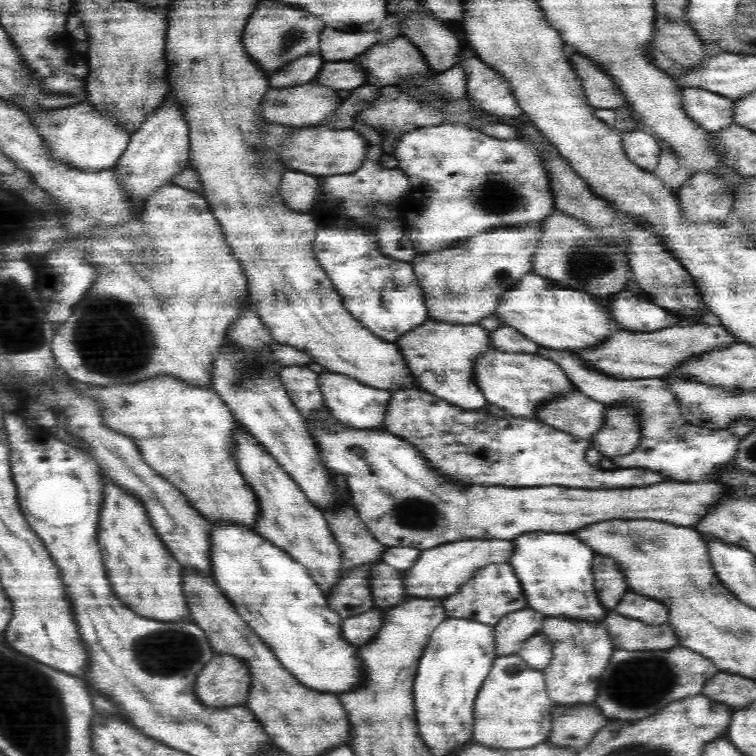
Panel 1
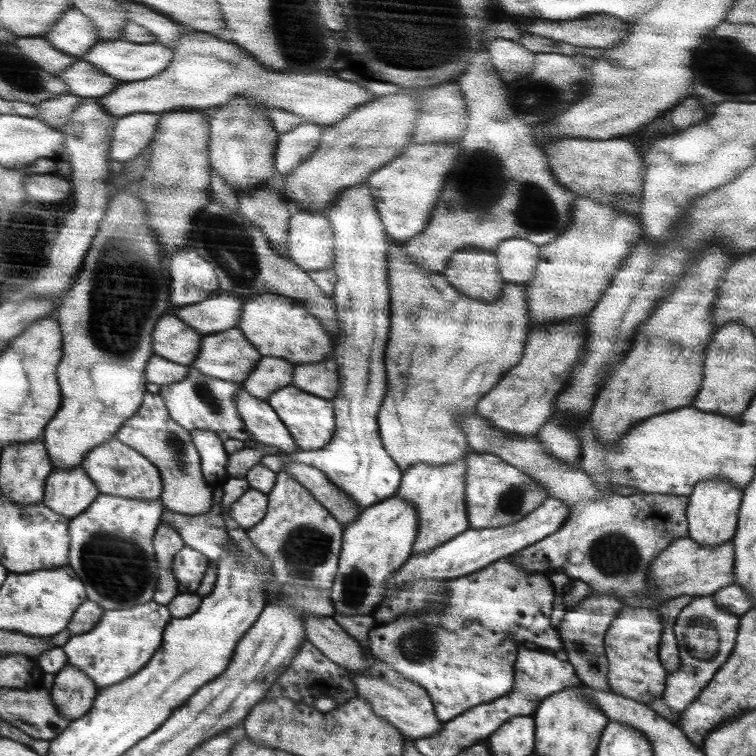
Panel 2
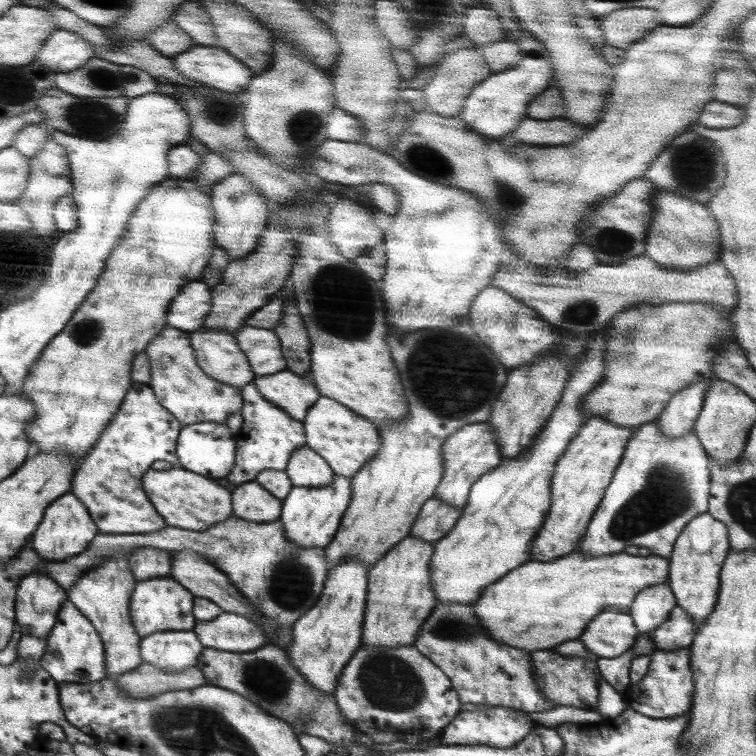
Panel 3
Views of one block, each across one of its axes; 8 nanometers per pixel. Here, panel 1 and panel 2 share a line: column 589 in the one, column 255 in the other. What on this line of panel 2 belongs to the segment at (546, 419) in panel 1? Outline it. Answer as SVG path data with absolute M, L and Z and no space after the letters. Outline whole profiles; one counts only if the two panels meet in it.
M242 386L238 395L234 395L234 404L252 439L262 445L278 446L282 453L300 450L289 429L268 402L254 397Z

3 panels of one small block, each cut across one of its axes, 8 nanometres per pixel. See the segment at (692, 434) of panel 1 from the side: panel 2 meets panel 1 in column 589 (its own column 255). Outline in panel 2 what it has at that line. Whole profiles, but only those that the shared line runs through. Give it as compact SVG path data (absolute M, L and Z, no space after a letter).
M263 356L258 368L254 368L249 378L242 382L243 387L254 397L269 402L266 398L274 391L293 384L295 371L296 365L282 357Z

